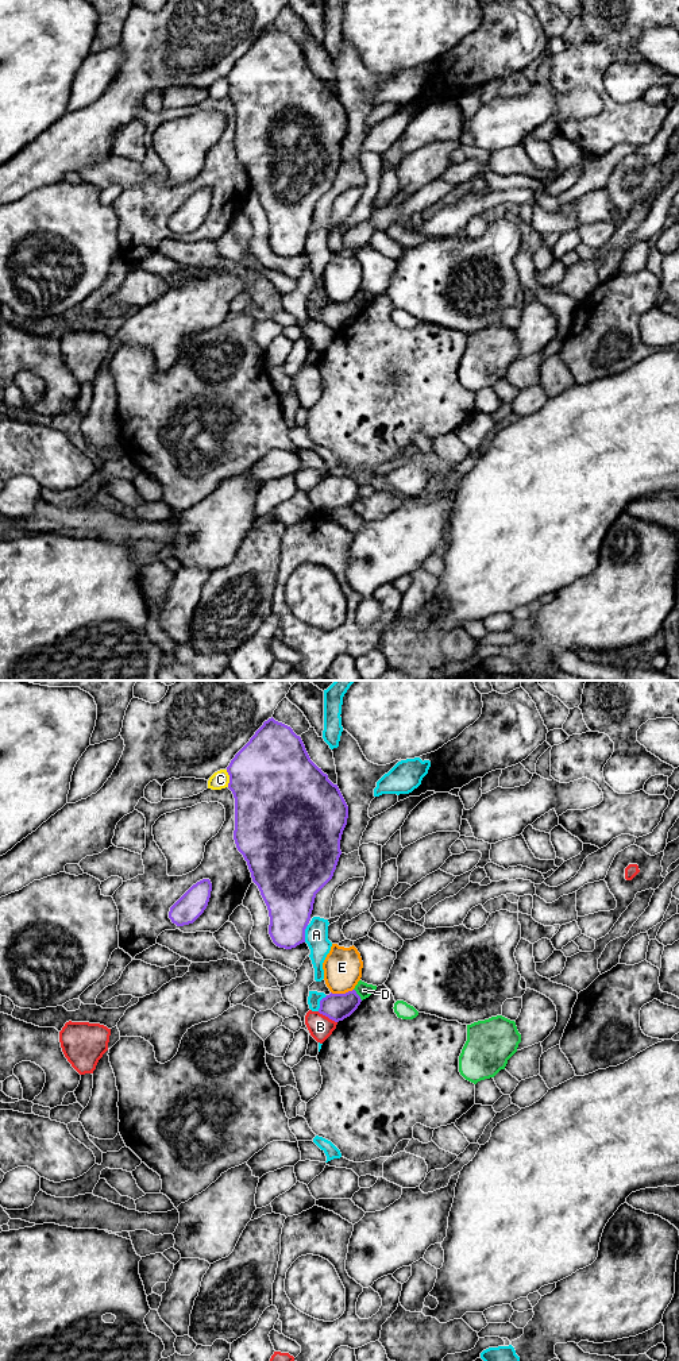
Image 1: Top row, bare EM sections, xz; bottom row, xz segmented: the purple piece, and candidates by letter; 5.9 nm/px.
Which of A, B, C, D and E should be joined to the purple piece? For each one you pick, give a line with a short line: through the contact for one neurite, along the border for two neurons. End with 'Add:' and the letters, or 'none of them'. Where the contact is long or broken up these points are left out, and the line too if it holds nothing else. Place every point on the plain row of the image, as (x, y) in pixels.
Add: none of them

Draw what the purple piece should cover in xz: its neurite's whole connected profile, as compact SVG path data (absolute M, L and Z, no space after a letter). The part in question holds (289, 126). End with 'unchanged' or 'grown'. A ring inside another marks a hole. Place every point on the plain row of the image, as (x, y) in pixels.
M273 26L263 31L227 76L235 107L234 149L267 215L273 251L285 258L305 251L316 203L332 188L348 115L328 84L309 66L300 45Z; unchanged

